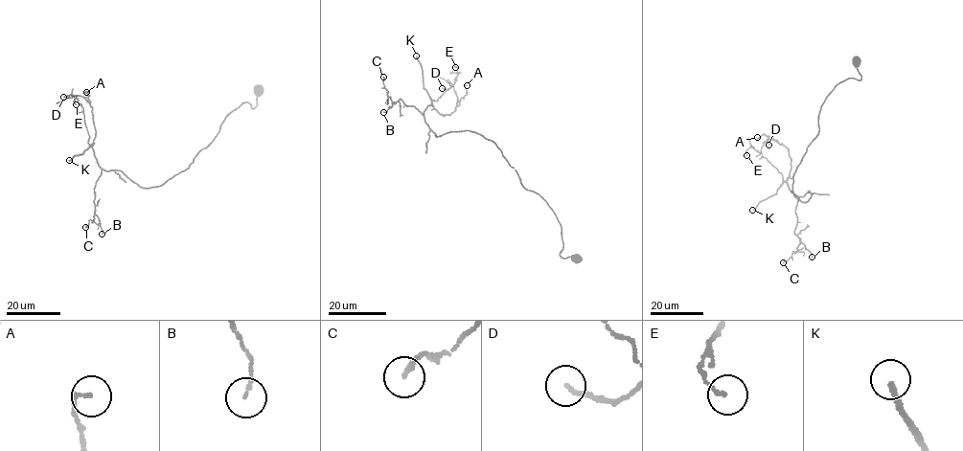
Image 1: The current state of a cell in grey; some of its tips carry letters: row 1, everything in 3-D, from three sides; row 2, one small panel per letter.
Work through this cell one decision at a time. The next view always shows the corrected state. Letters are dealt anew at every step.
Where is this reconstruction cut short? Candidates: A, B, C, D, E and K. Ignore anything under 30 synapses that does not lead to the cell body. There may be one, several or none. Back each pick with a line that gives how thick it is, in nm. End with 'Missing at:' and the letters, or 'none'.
C: Thickness 180 nm
D: Thickness 150 nm
K: Thickness 200 nm
Missing at: C, D, K

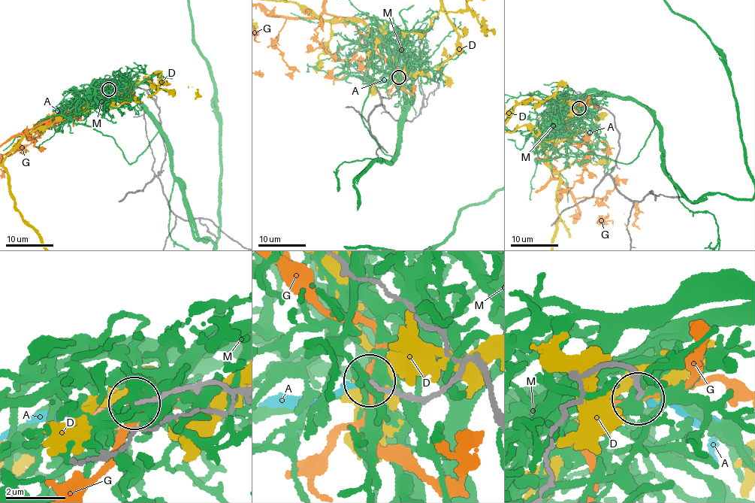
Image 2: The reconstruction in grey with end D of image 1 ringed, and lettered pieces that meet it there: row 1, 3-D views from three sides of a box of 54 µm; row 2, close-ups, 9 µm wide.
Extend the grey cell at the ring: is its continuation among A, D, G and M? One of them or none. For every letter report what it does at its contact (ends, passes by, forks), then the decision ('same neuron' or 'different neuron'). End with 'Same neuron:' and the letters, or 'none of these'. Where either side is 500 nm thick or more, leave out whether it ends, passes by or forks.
A: it ends; same neuron
D: different neuron
G: it passes by; different neuron
M: it forks; different neuron
Same neuron: A

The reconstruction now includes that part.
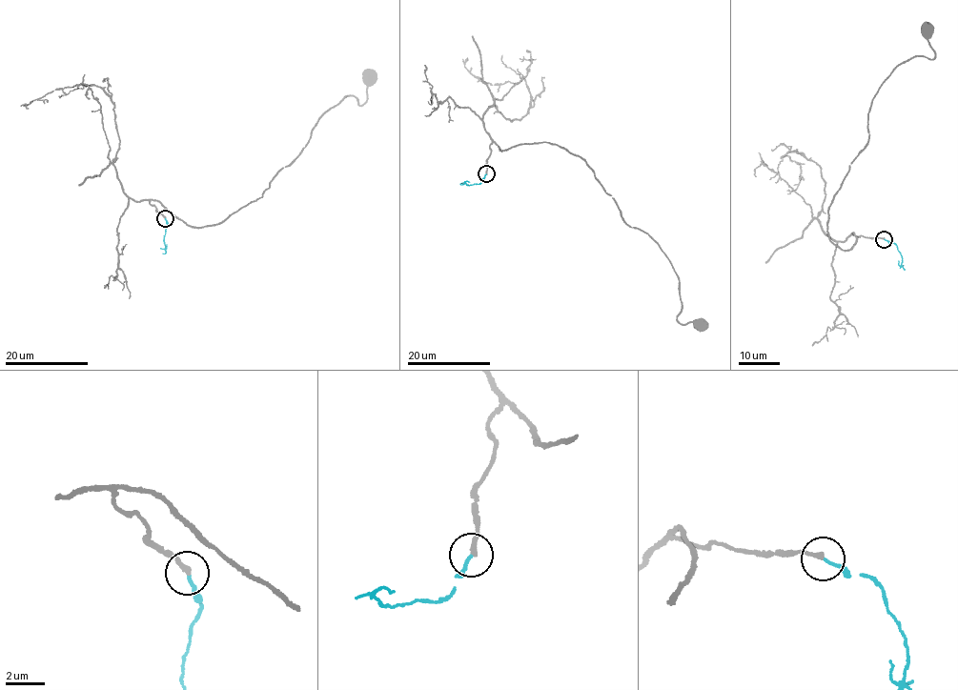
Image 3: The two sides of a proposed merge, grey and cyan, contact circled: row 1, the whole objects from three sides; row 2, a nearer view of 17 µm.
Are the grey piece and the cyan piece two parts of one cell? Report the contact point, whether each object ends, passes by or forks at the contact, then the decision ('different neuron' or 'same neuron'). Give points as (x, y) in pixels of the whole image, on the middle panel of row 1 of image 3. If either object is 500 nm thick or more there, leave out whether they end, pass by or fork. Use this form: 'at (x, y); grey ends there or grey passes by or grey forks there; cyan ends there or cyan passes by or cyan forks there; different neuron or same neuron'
at (486, 173); grey ends there; cyan ends there; same neuron

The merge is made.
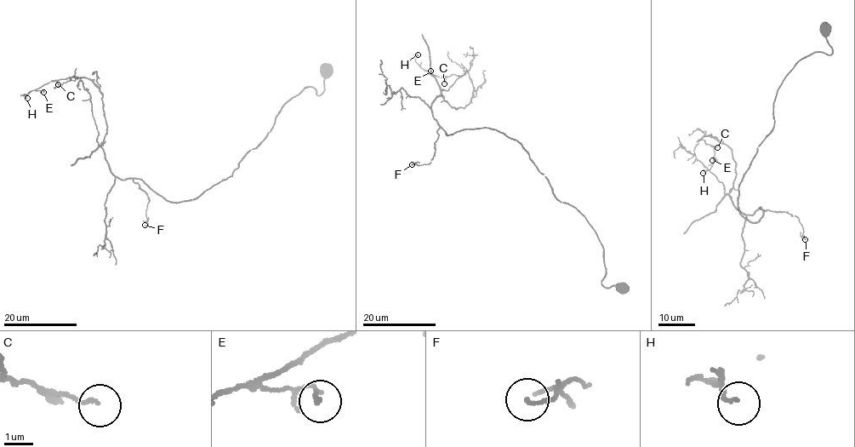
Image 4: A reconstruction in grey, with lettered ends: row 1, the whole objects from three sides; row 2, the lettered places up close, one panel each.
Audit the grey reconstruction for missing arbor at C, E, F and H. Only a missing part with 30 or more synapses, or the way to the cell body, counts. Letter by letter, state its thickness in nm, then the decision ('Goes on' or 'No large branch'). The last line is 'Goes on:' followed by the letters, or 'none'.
C: Thickness 110 nm. No large branch
E: Thickness 120 nm. No large branch
F: Thickness 110 nm. No large branch
H: Thickness 110 nm. No large branch
Goes on: none

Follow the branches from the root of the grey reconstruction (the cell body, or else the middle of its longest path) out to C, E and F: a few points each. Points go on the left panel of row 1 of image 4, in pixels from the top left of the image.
C: (324, 70), (323, 93), (307, 86), (287, 102), (232, 174), (175, 203), (111, 173), (93, 82), (58, 84)
E: (324, 70), (323, 93), (307, 86), (287, 102), (232, 174), (175, 203), (111, 173), (93, 82), (43, 92)
F: (324, 70), (323, 93), (304, 87), (232, 174), (198, 197), (171, 203), (133, 179), (149, 199), (145, 225)

